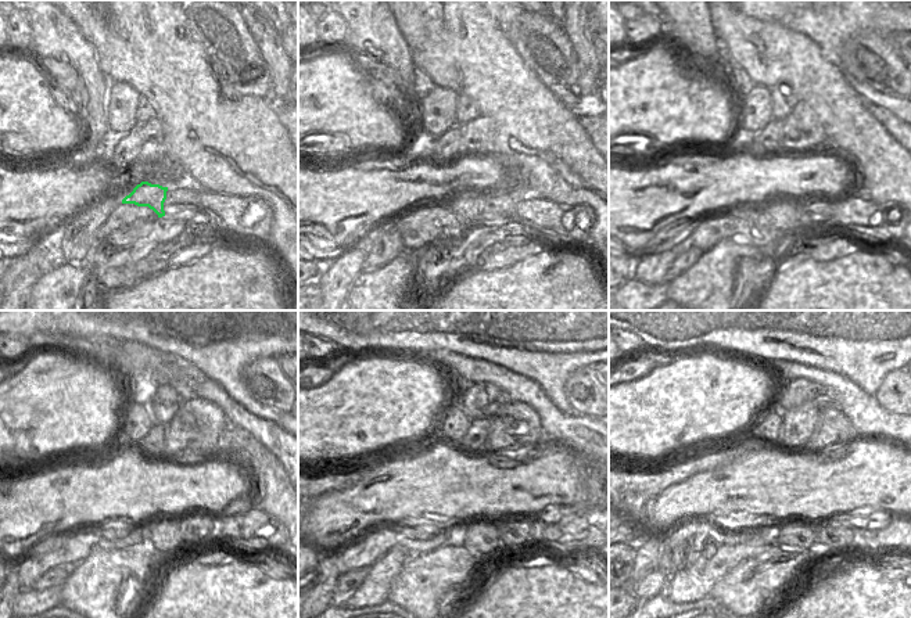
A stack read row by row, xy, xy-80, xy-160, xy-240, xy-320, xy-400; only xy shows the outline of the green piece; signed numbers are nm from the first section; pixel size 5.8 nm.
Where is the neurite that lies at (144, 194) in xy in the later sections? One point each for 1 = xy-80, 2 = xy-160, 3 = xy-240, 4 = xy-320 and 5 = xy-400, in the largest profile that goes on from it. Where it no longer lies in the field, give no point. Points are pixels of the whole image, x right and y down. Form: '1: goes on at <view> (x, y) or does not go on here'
1: goes on at xy-80 (465, 202)
2: goes on at xy-160 (782, 214)
3: goes on at xy-240 (165, 536)
4: goes on at xy-320 (480, 536)
5: goes on at xy-400 (795, 534)

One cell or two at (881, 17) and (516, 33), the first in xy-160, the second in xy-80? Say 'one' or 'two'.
two

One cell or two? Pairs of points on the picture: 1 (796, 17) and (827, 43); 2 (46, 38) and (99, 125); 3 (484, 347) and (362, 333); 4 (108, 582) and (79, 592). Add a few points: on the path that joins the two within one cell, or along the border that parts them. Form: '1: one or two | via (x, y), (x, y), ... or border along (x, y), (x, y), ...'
1: one | via (803, 20), (820, 36)
2: one | via (70, 56), (85, 71), (93, 86), (93, 101)
3: one | via (454, 333), (393, 333)
4: one | via (101, 588), (86, 592)

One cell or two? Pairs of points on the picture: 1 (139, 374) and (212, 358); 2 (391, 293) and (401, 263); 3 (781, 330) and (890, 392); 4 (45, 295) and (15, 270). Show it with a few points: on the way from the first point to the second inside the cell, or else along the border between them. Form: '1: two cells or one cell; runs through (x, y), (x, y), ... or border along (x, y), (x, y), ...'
1: two cells; border along (160, 351), (189, 360), (207, 376)
2: one cell; runs through (391, 286), (401, 270)
3: two cells; border along (896, 369), (882, 380), (874, 395)
4: two cells; border along (60, 261), (43, 275)

